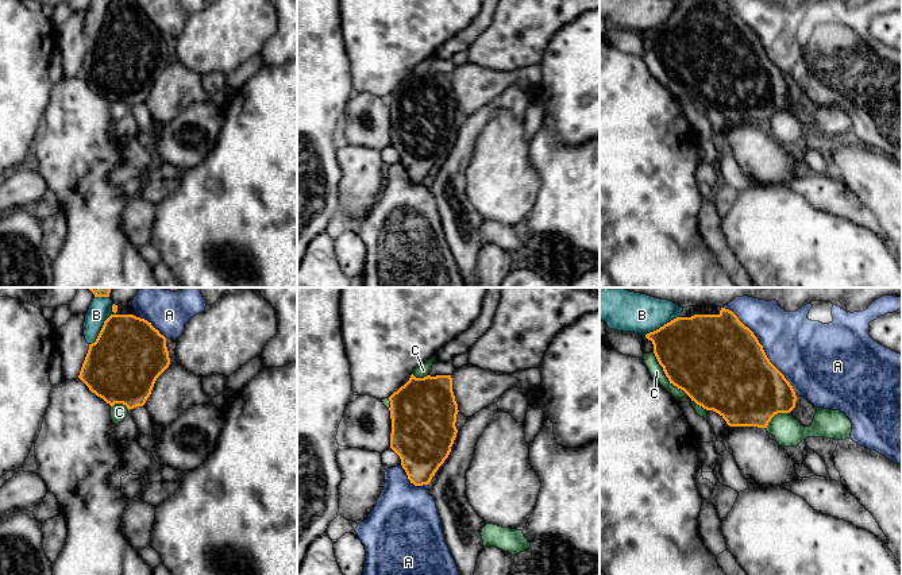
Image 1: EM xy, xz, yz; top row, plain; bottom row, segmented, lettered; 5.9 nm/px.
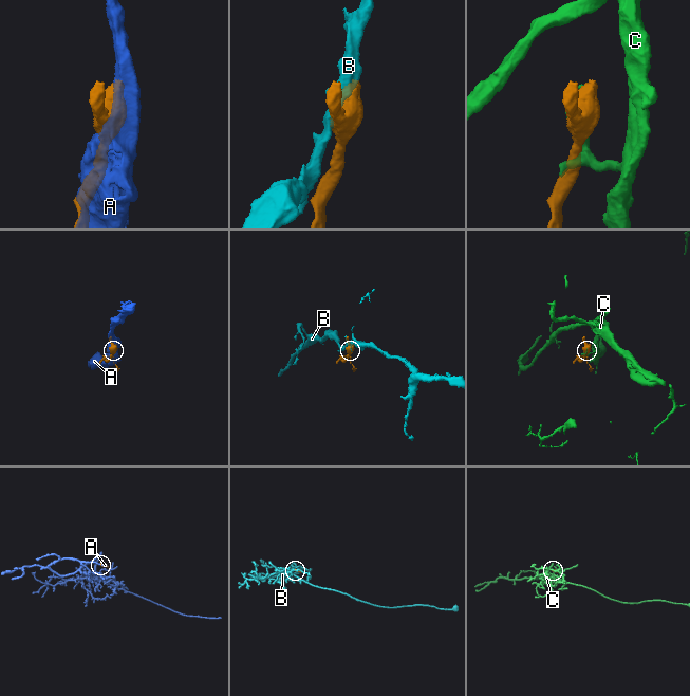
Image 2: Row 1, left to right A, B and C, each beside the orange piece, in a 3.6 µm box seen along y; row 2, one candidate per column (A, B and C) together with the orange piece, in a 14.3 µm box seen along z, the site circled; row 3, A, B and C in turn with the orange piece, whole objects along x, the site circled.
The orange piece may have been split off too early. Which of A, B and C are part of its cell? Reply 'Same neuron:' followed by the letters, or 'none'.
Same neuron: none

